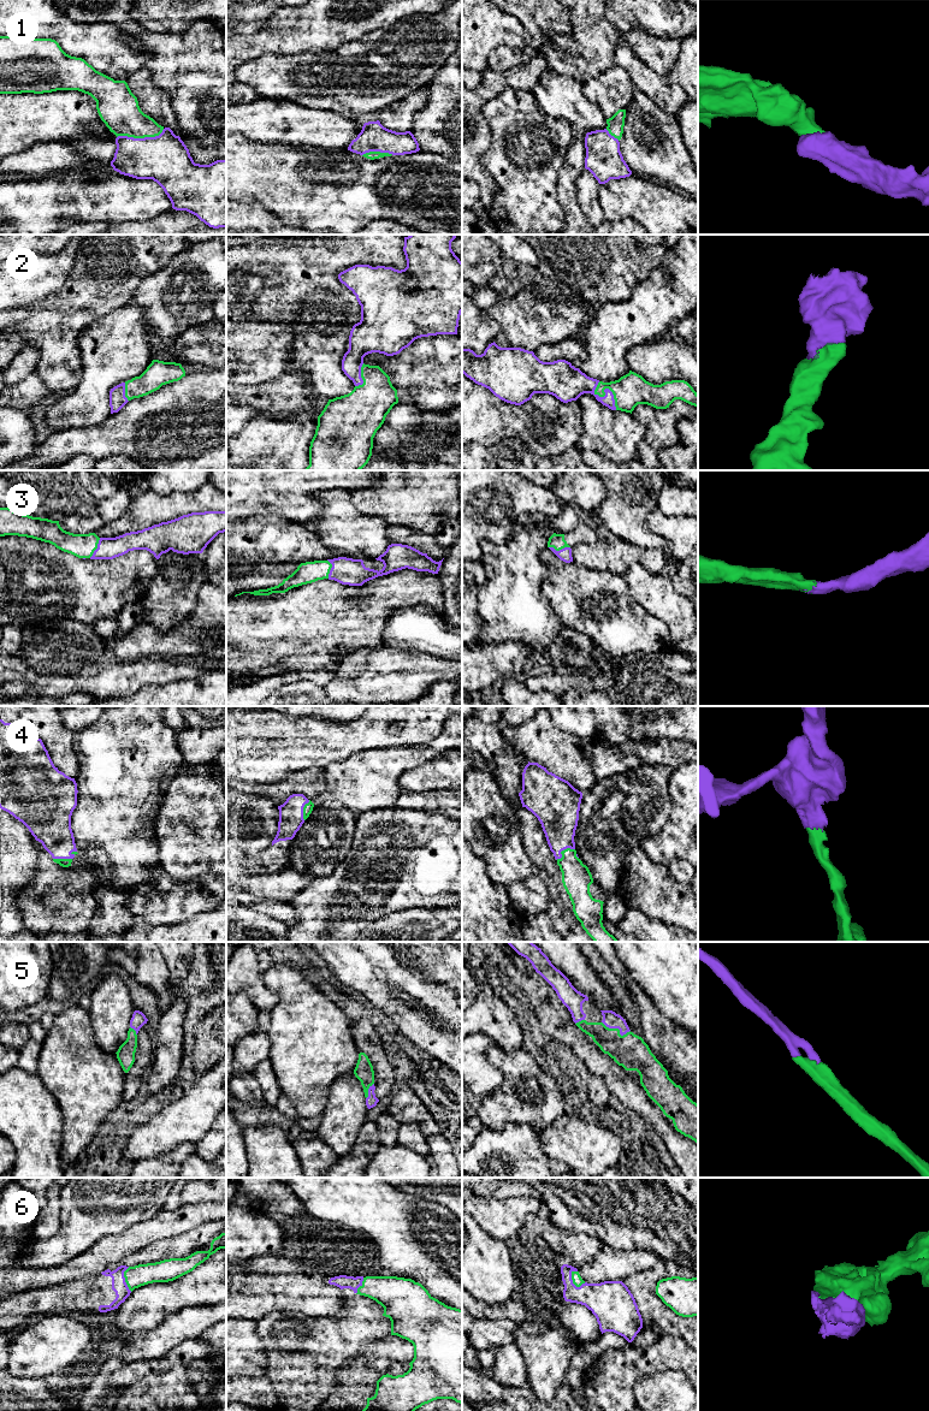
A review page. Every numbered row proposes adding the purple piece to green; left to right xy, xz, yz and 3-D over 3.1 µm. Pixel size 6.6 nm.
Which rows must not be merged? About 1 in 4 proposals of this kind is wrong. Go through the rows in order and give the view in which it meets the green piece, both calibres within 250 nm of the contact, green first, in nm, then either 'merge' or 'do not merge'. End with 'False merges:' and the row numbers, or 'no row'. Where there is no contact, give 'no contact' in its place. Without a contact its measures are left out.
1: contact in xy; calibres 280 and 320 nm; merge
2: contact in yz; calibres 220 and 220 nm; merge
3: contact in yz; calibres 100 and 90 nm; merge
4: contact in yz; calibres 200 and 280 nm; merge
5: contact in yz; calibres 220 and 110 nm; merge
6: contact in yz; calibres 70 and 260 nm; merge
False merges: no row

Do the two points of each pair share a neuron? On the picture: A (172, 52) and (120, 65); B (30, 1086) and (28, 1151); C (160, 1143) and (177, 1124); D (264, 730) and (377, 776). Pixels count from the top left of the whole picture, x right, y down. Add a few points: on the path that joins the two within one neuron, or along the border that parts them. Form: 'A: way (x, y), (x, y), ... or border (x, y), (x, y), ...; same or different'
A: border (129, 36), (151, 53), (145, 66); different
B: way (30, 1102), (30, 1136); same
C: way (163, 1138), (172, 1128); same
D: border (366, 748), (341, 760), (331, 762), (324, 769); different

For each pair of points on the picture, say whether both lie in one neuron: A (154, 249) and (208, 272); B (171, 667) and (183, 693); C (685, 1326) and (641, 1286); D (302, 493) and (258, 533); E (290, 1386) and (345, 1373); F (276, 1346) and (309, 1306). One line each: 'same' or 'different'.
A: different
B: different
C: same
D: different
E: different
F: different

